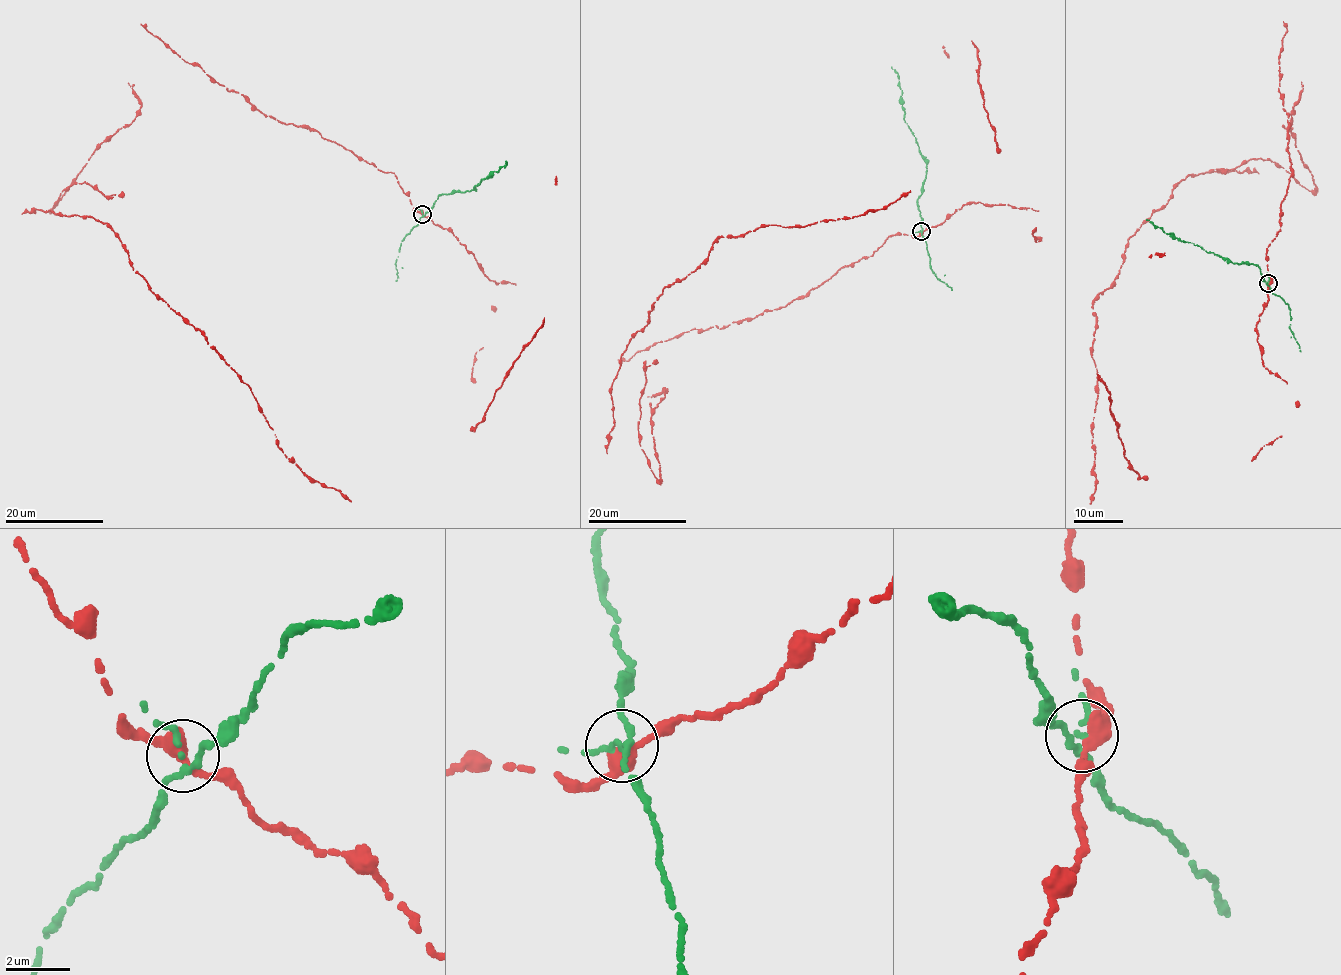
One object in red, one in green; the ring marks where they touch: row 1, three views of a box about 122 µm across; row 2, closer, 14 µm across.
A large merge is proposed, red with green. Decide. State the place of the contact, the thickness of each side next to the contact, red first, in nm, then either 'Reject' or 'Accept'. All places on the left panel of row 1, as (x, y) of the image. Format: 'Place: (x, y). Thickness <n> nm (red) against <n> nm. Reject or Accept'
Place: (422, 214). Thickness 320 nm (red) against 140 nm. Reject

